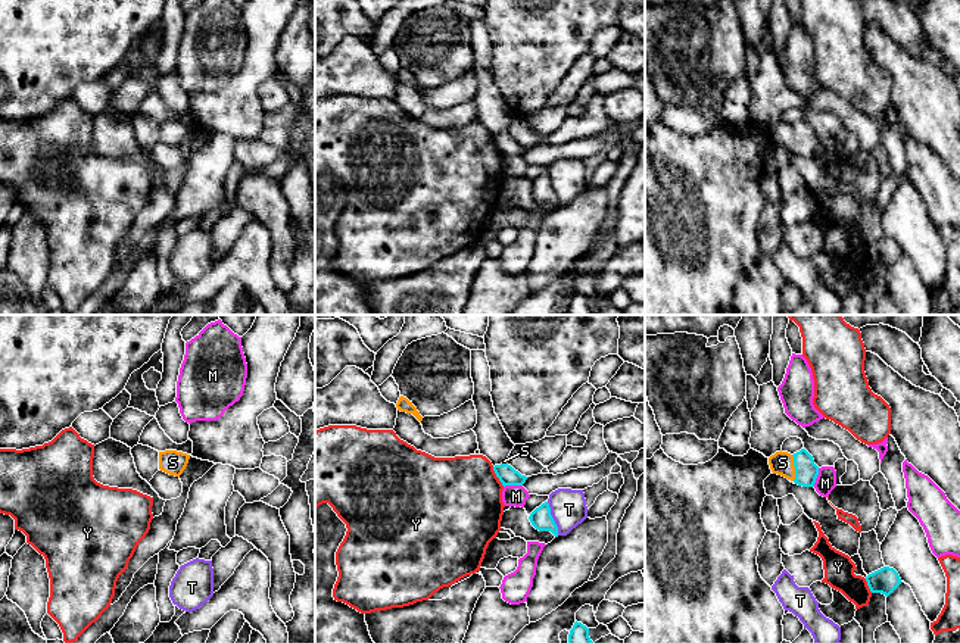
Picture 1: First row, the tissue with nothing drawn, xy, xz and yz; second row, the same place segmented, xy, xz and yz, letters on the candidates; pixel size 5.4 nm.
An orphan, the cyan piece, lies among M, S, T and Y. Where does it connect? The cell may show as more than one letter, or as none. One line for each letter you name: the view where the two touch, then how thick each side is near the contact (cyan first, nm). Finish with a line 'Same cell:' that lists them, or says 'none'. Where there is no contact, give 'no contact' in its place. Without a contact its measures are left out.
S: meets cyan in yz; 130 nm thick on the cyan side, 130 nm on the other
Same cell: S

